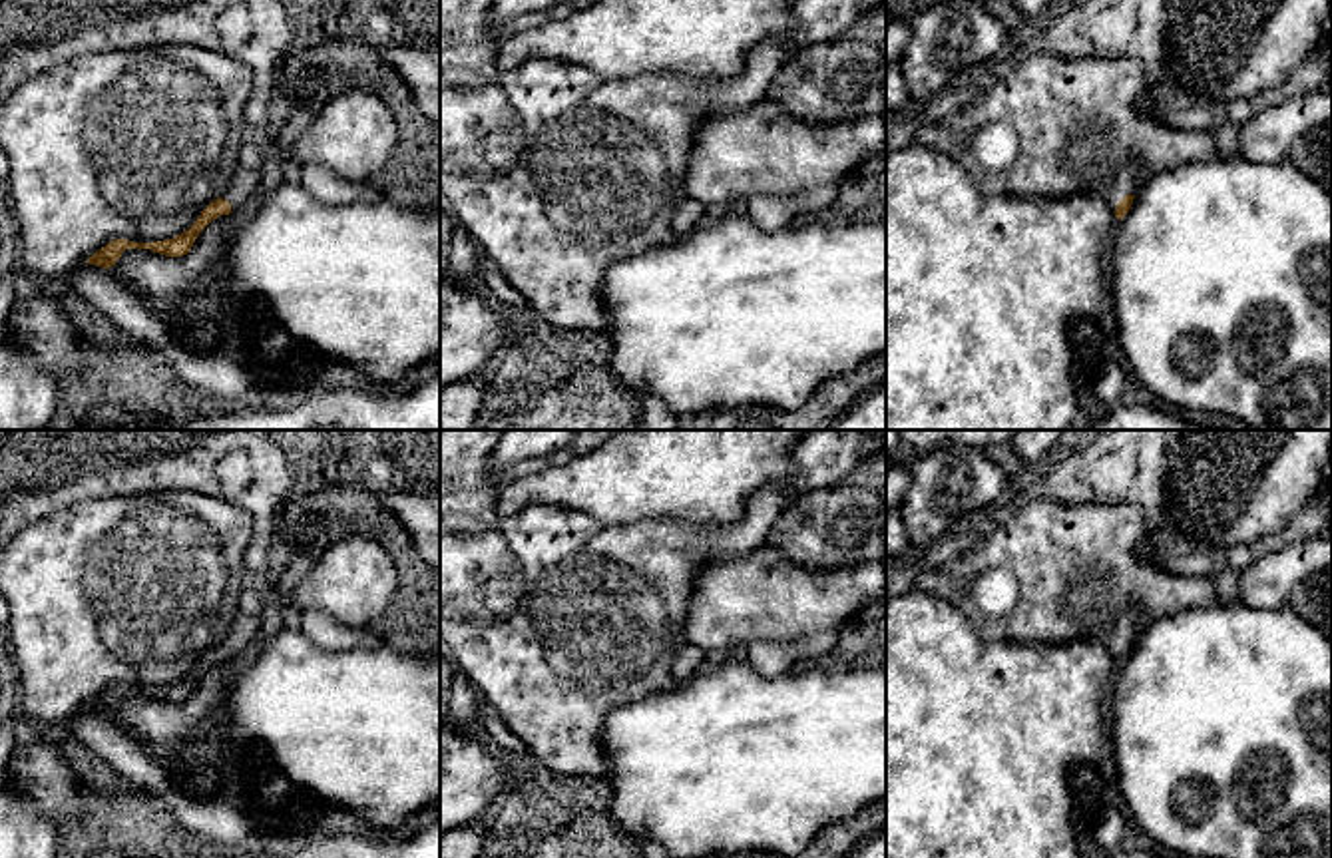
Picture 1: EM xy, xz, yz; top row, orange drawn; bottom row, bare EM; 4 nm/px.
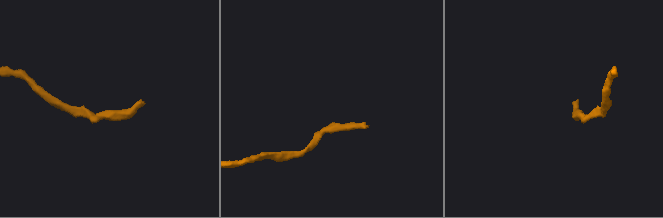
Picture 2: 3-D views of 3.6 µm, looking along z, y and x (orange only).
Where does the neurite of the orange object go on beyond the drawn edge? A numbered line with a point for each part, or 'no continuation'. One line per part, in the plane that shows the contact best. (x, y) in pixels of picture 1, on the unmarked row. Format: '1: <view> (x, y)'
1: yz (1123, 630)

